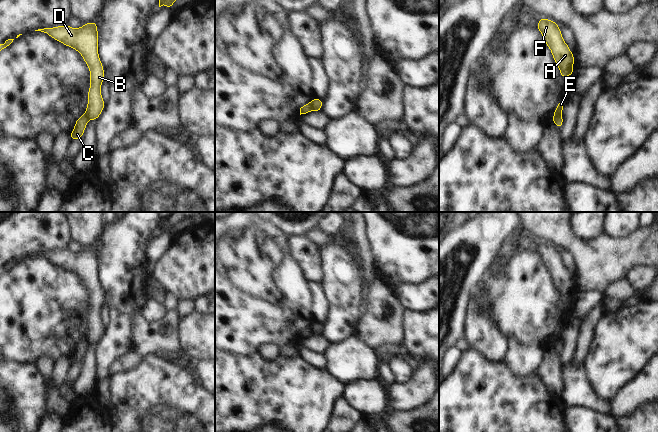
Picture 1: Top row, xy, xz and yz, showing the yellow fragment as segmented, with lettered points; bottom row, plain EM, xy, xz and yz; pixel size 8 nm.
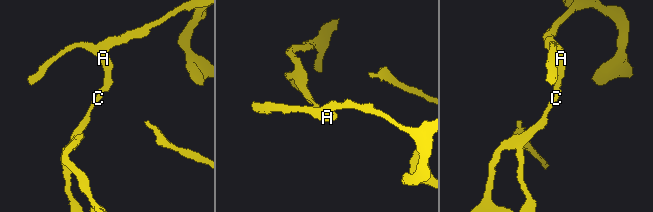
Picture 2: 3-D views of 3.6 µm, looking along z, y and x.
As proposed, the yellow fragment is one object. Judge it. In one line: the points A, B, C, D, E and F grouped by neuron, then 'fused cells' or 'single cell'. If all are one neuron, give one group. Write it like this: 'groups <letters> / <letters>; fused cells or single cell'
groups A B D E F / C; fused cells

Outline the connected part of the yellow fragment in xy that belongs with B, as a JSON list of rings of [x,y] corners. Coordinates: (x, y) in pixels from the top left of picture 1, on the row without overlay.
[[[97,245],[84,247],[80,252],[69,249],[38,253],[65,270],[78,275],[86,286],[90,296],[90,311],[87,318],[86,341],[97,344],[102,337],[105,326],[101,319],[101,308],[104,306],[104,291],[98,278]]]

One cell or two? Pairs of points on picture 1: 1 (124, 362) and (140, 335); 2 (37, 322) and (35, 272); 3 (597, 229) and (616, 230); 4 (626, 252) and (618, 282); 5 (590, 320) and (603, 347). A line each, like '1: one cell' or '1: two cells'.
1: two cells
2: one cell
3: two cells
4: one cell
5: two cells

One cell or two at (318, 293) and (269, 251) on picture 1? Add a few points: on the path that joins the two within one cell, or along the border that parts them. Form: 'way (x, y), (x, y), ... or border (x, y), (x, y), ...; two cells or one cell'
border (307, 282), (311, 295), (311, 307); two cells

